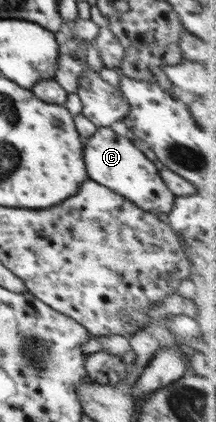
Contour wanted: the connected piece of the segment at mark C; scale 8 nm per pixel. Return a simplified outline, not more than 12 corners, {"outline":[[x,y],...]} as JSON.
{"outline":[[97,127],[88,176],[158,215],[175,194],[126,136]]}

